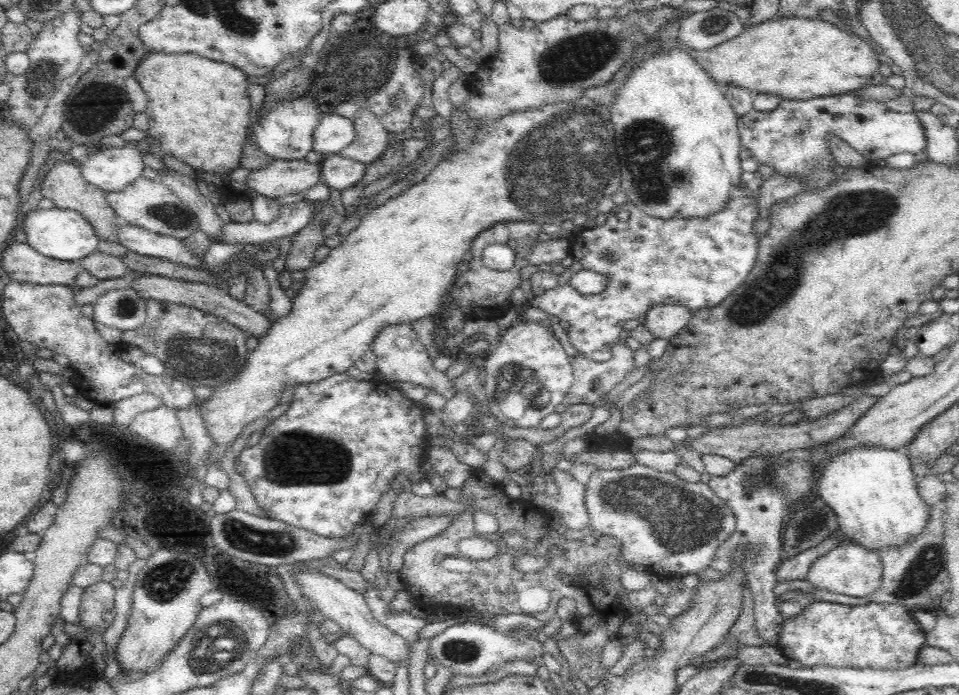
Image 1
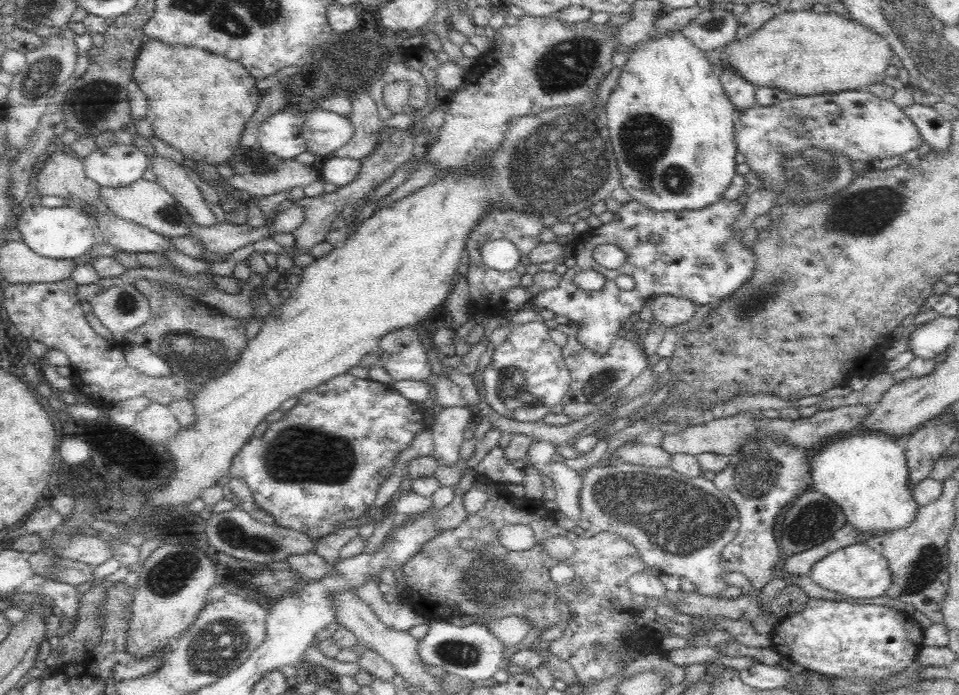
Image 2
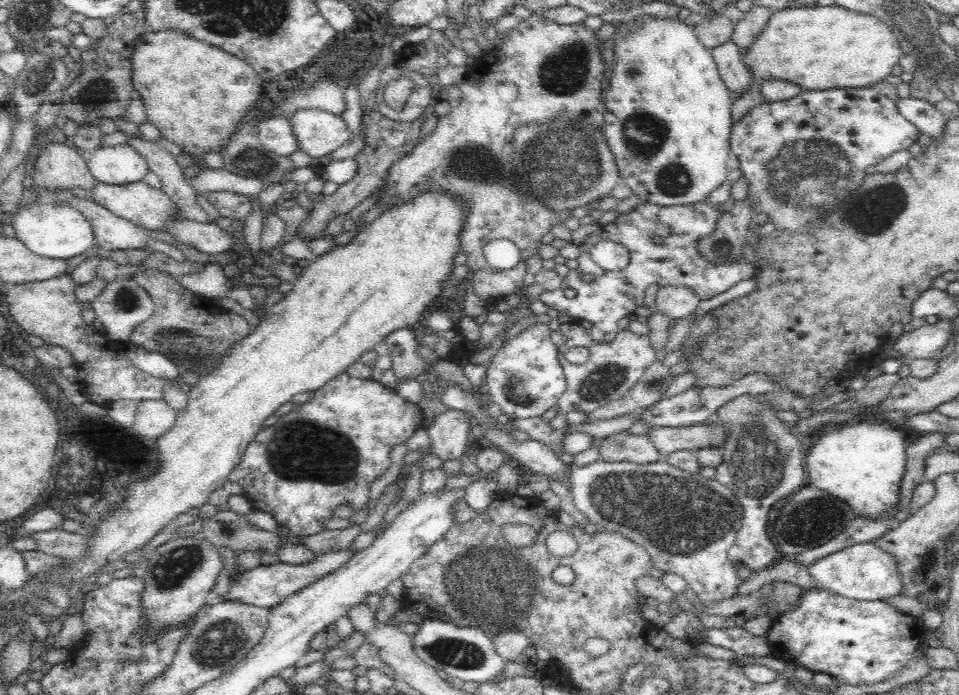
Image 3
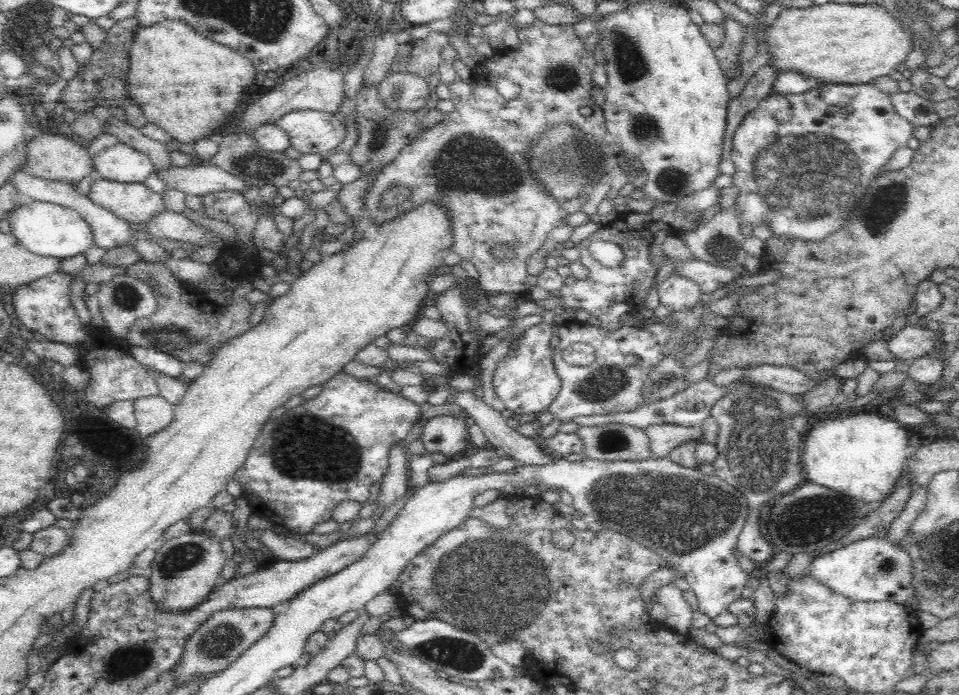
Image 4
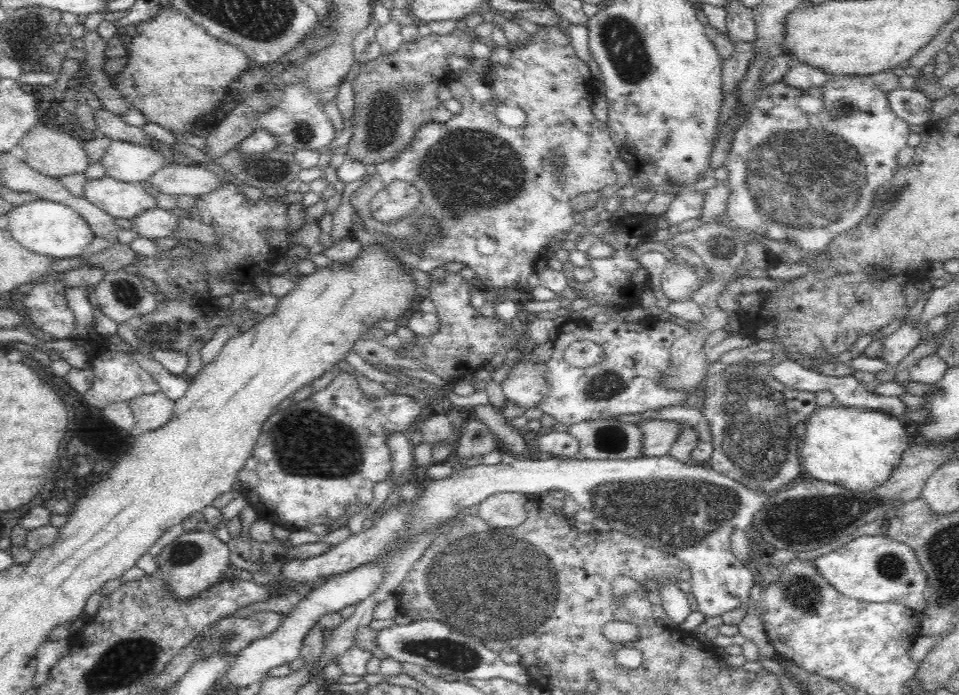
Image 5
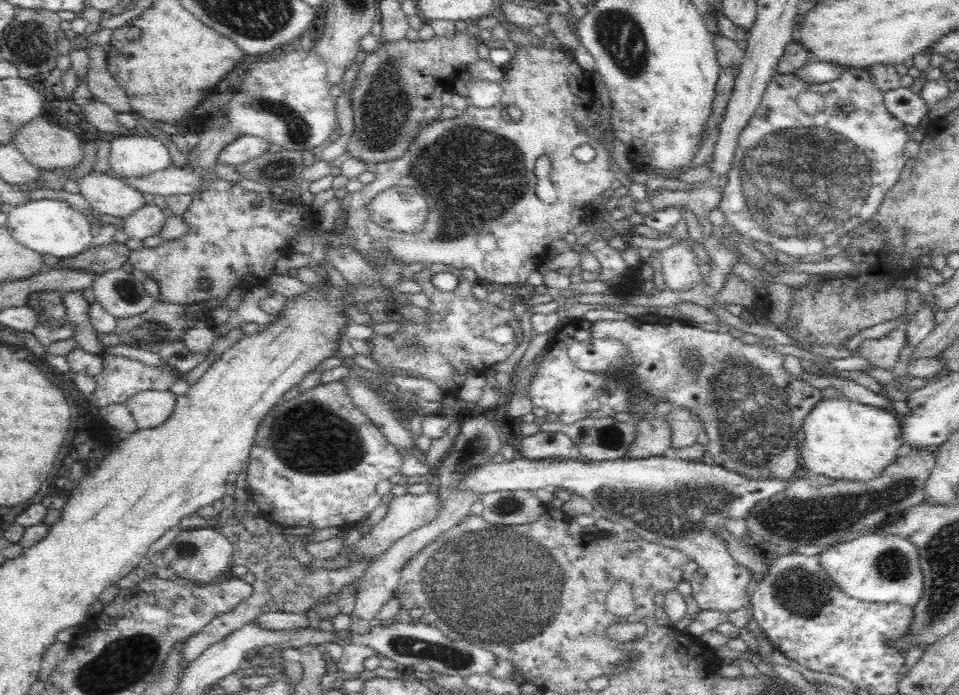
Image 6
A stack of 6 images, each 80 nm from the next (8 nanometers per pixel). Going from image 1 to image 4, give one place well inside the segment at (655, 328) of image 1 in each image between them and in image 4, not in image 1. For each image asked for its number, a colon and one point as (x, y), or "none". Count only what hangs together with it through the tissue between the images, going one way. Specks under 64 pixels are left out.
2: (669, 309)
3: (676, 301)
4: (676, 292)

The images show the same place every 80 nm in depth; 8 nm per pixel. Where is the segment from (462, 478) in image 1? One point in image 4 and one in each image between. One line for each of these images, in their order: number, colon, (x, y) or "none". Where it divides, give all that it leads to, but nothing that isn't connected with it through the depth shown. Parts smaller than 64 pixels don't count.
2: (451, 426)
3: (449, 432)
4: (442, 433)

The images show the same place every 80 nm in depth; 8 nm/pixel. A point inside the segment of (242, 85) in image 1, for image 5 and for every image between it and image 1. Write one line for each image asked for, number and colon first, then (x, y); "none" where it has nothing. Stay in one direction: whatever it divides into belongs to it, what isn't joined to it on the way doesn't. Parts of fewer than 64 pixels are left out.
2: (199, 102)
3: (197, 95)
4: (184, 82)
5: (176, 72)

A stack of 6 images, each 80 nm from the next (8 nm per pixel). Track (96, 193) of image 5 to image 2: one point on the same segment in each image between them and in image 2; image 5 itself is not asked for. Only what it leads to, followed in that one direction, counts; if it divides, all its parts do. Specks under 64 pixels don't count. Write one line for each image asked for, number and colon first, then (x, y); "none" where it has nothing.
2: (145, 203)
3: (139, 203)
4: (134, 202)

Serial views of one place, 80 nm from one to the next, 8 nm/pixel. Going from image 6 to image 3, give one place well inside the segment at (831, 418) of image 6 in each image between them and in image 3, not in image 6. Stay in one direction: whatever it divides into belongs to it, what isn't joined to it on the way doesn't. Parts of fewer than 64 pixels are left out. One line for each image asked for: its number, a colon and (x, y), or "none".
3: (862, 463)
4: (861, 455)
5: (857, 448)

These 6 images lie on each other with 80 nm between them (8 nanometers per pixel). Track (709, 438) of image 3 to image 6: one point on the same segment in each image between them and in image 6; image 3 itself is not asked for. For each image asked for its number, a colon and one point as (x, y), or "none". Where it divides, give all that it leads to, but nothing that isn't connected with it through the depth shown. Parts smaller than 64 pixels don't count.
4: (663, 438)
5: (658, 435)
6: (653, 436)

